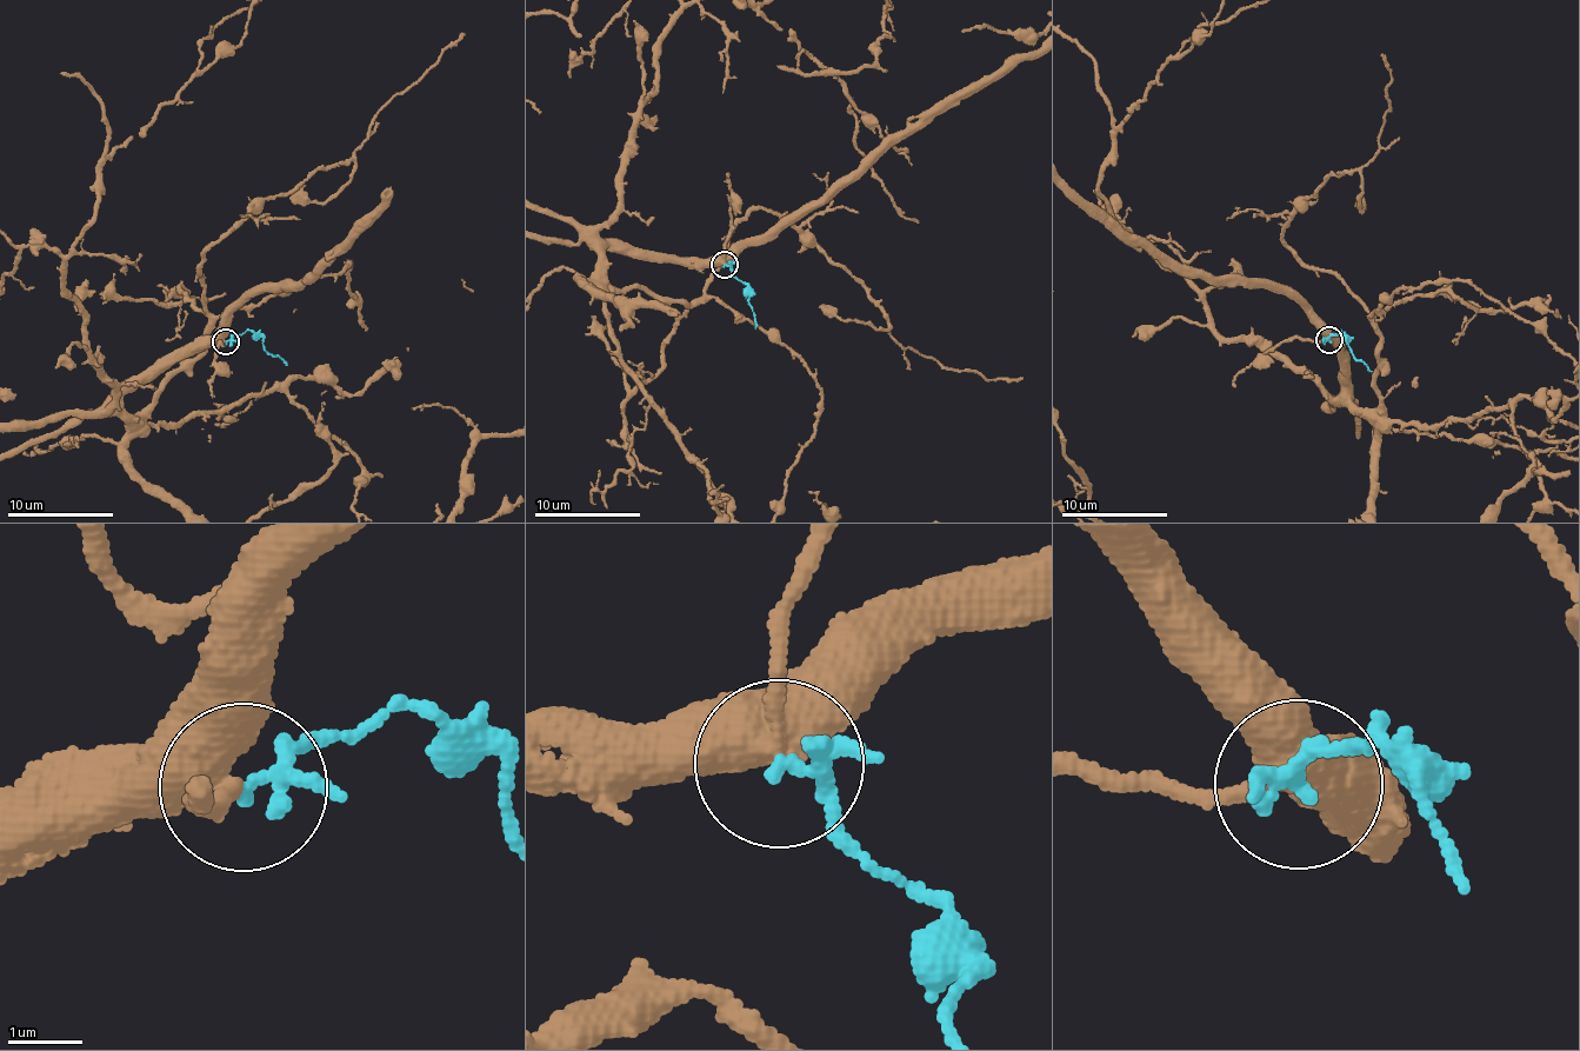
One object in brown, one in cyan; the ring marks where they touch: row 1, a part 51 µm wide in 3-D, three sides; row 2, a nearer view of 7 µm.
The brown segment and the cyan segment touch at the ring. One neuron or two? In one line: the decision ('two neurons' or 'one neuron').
two neurons

